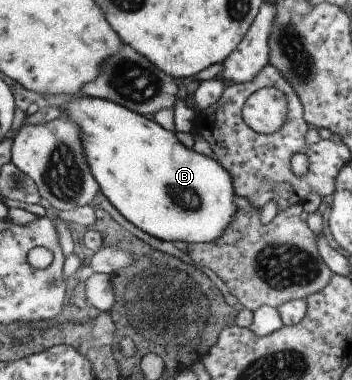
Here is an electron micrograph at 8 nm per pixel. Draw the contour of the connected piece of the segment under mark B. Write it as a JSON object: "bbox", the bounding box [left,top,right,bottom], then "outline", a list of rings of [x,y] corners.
{"bbox":[59,95,236,243],"outline":[[[80,95],[75,100],[70,100],[68,103],[59,107],[60,115],[68,118],[75,124],[80,126],[81,140],[88,158],[88,167],[91,174],[96,178],[96,183],[99,183],[100,191],[104,197],[110,202],[116,211],[132,223],[138,229],[152,235],[158,239],[166,241],[182,241],[182,243],[209,243],[213,239],[219,238],[225,227],[231,222],[232,216],[235,214],[235,205],[233,204],[233,197],[236,196],[231,184],[231,177],[216,159],[210,159],[205,155],[197,154],[194,150],[185,148],[171,131],[166,131],[160,127],[150,117],[144,117],[136,112],[130,111],[117,103],[102,99],[93,98],[90,96]]]}

